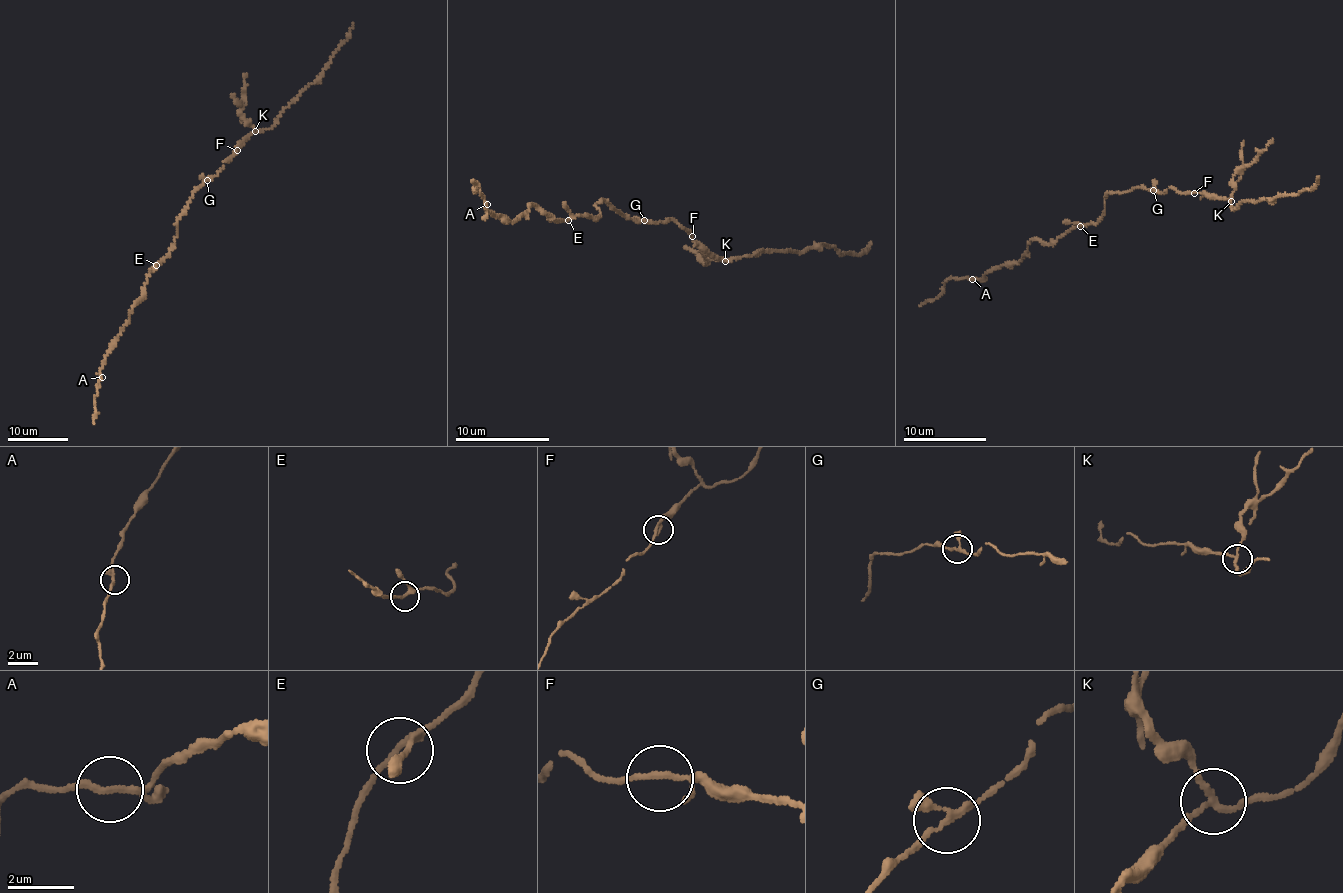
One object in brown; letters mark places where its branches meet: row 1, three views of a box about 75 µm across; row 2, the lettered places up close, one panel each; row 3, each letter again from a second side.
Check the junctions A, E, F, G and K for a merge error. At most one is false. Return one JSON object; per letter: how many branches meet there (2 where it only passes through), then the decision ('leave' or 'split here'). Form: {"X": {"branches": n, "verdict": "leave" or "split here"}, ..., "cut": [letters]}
{"A": {"branches": 3, "verdict": "leave"}, "E": {"branches": 3, "verdict": "leave"}, "F": {"branches": 3, "verdict": "leave"}, "G": {"branches": 3, "verdict": "leave"}, "K": {"branches": 3, "verdict": "split here"}, "cut": ["K"]}

